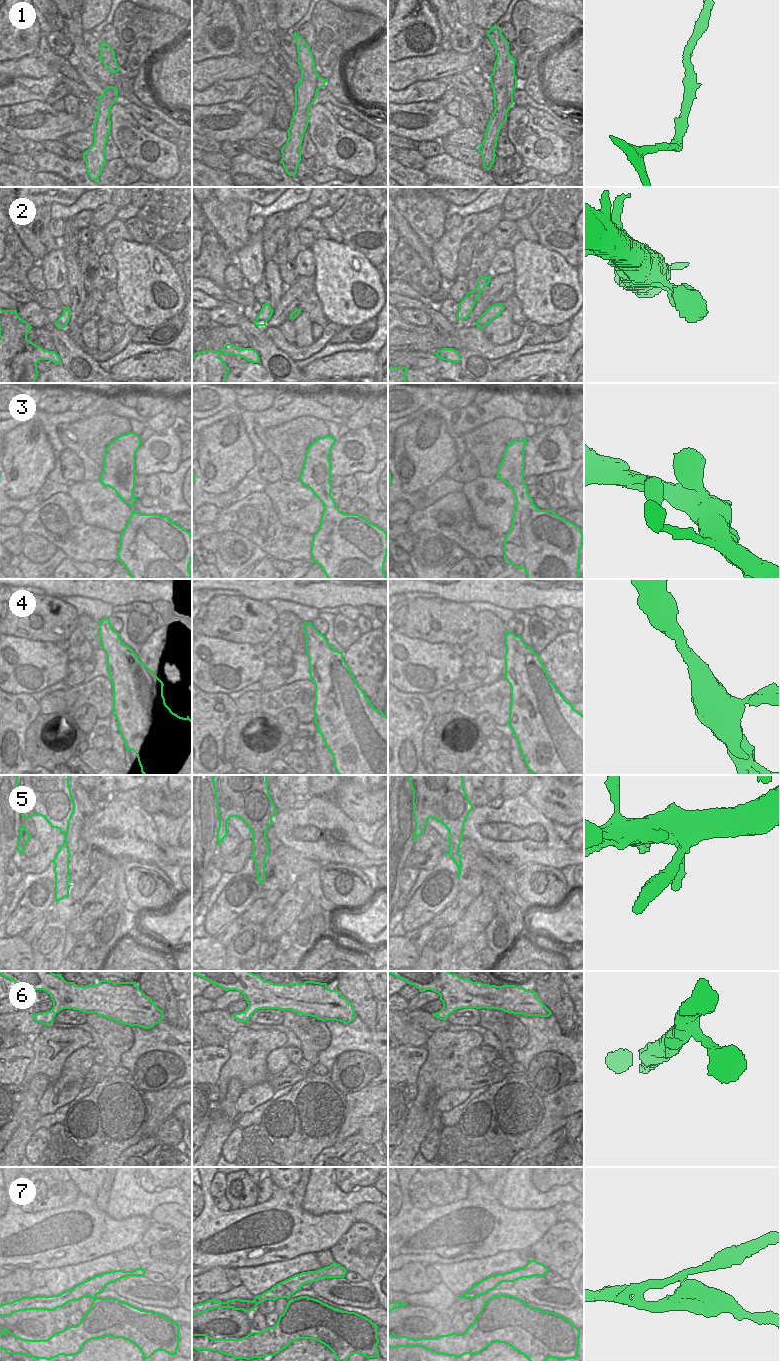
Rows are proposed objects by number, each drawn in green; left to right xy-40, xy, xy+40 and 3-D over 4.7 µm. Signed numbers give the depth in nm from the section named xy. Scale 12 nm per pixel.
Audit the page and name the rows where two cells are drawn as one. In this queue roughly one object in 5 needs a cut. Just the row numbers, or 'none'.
none

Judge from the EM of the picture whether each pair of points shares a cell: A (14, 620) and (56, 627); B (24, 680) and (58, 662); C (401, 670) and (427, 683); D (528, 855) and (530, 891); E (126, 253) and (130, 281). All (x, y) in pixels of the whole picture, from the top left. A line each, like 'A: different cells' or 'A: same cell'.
A: same cell
B: same cell
C: same cell
D: different cells
E: same cell

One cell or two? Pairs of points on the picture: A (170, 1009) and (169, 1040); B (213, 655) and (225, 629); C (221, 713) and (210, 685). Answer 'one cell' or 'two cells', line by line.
A: two cells
B: two cells
C: two cells

